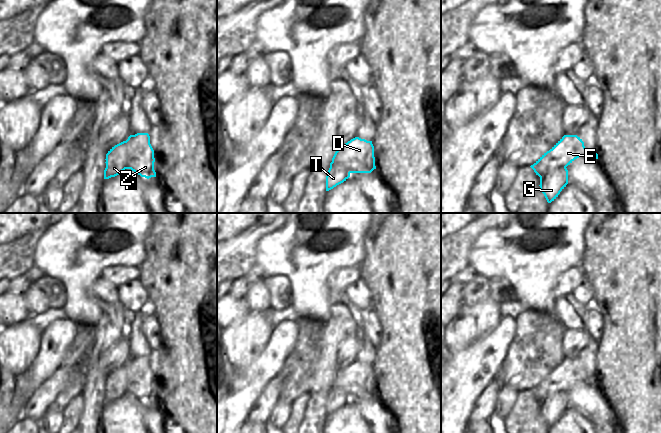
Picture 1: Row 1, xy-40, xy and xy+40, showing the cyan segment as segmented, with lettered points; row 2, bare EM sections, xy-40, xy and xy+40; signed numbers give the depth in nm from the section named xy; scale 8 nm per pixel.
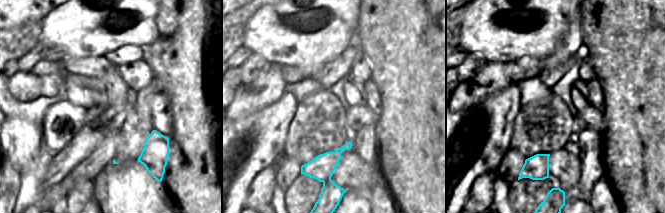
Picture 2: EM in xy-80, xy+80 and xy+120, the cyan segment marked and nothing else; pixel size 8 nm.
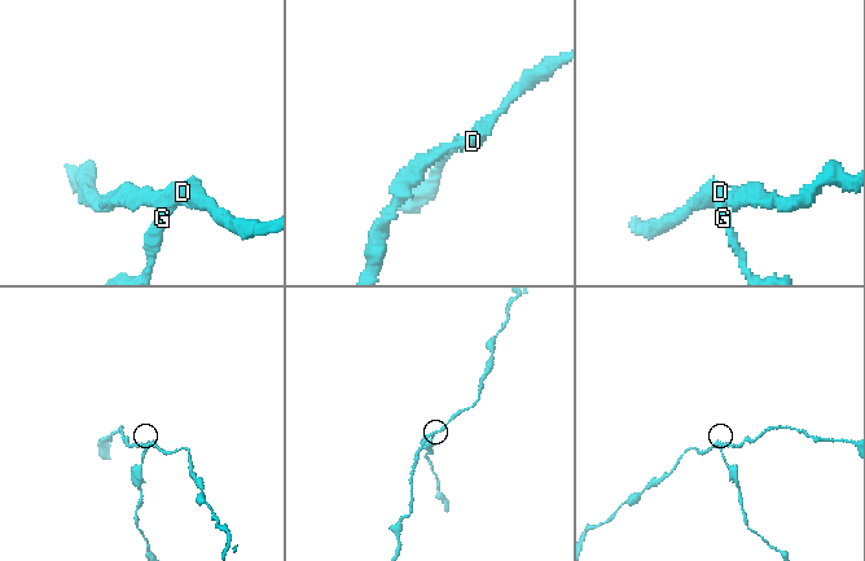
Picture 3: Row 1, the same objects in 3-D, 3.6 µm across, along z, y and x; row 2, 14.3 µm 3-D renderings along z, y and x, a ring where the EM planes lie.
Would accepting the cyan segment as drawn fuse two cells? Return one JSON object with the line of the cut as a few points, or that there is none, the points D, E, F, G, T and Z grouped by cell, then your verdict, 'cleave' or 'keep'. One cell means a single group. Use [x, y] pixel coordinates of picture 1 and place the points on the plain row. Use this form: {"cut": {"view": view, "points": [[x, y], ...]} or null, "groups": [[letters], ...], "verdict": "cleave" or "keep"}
{"cut": {"view": "xy-40", "points": [[125, 365], [126, 392]]}, "groups": [["D", "E", "Z"], ["F", "G", "T"]], "verdict": "cleave"}

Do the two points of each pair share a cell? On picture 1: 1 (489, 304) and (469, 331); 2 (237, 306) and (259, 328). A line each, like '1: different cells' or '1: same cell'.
1: same cell
2: different cells

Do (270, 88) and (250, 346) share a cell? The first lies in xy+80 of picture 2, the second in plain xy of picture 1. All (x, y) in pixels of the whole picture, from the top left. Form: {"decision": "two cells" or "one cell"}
{"decision": "one cell"}

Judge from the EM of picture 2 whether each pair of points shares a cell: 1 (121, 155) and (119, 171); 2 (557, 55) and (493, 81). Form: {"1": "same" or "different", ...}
{"1": "different", "2": "same"}

